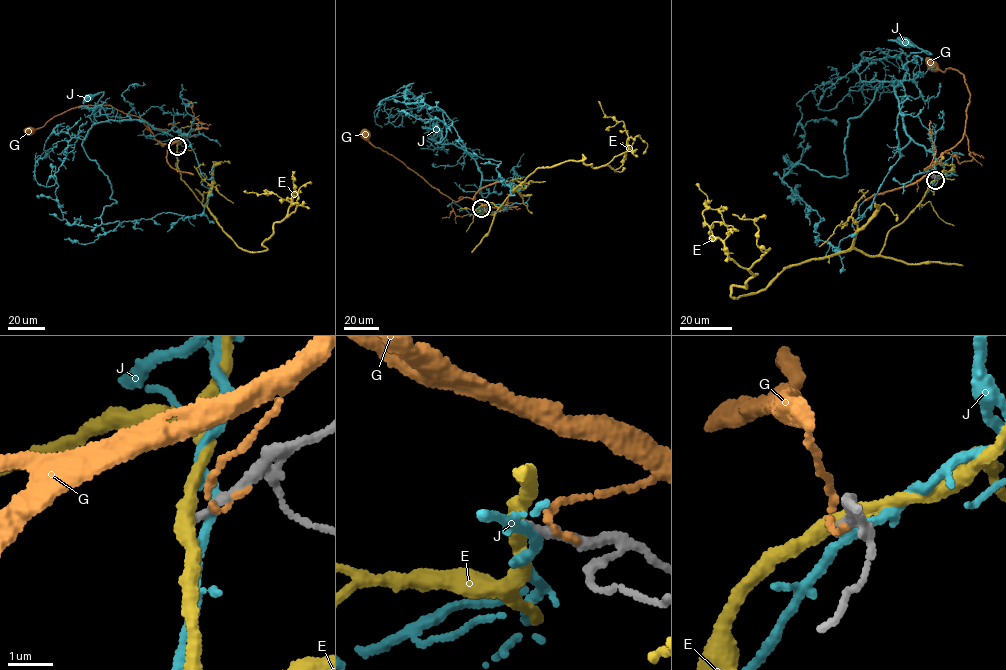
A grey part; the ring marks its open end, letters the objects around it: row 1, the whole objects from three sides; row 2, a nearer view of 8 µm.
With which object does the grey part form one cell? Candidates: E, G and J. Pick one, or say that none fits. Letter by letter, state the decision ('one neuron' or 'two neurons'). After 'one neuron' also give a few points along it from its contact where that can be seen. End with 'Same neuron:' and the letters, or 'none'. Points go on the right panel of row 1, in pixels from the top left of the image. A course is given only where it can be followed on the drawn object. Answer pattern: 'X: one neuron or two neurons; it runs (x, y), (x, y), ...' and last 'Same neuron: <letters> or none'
E: two neurons
G: two neurons
J: two neurons
Same neuron: none

